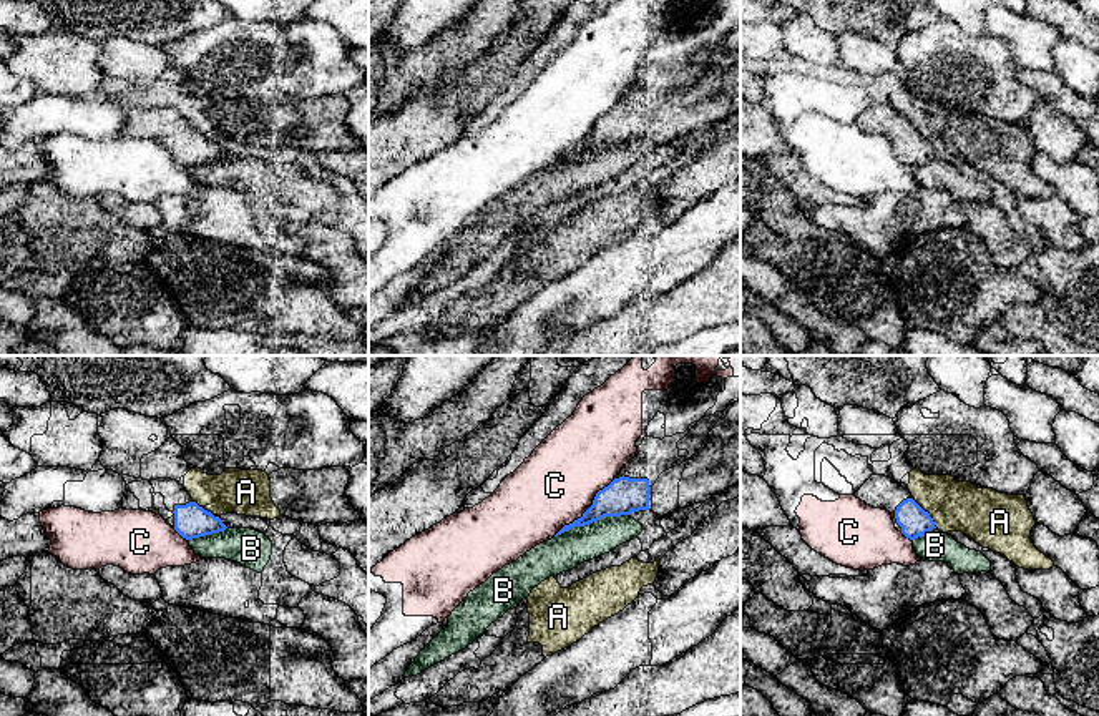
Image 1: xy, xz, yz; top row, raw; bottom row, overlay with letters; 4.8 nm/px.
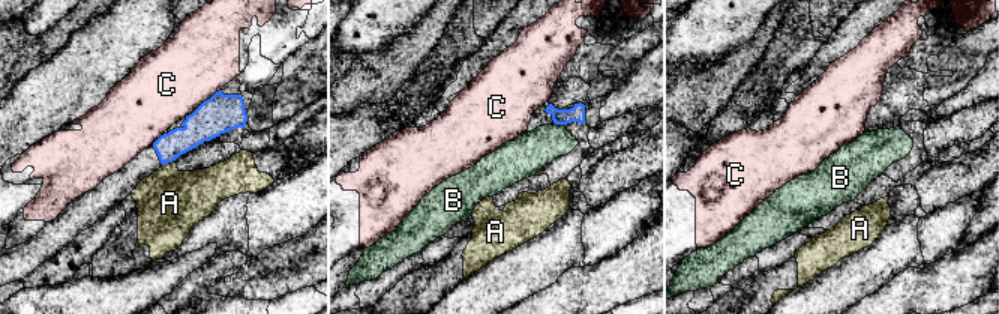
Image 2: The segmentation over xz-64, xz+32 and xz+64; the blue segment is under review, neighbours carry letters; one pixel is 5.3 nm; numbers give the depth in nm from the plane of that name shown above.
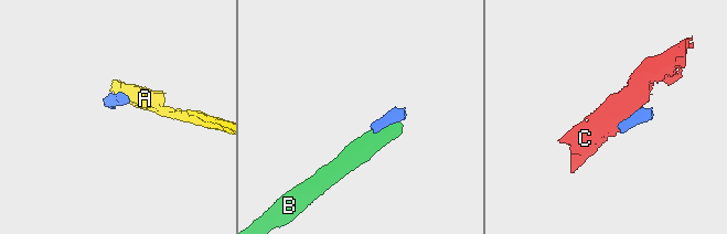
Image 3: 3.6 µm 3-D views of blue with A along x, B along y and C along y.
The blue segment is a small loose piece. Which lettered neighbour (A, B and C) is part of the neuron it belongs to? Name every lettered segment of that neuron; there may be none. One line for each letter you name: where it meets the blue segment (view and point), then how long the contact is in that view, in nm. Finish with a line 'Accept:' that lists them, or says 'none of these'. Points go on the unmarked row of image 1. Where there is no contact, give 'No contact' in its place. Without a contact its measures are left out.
Accept: none of these

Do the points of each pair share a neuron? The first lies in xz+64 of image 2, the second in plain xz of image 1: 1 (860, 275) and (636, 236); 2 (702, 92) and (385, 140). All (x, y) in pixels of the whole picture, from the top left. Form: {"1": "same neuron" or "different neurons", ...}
{"1": "same neuron", "2": "different neurons"}

